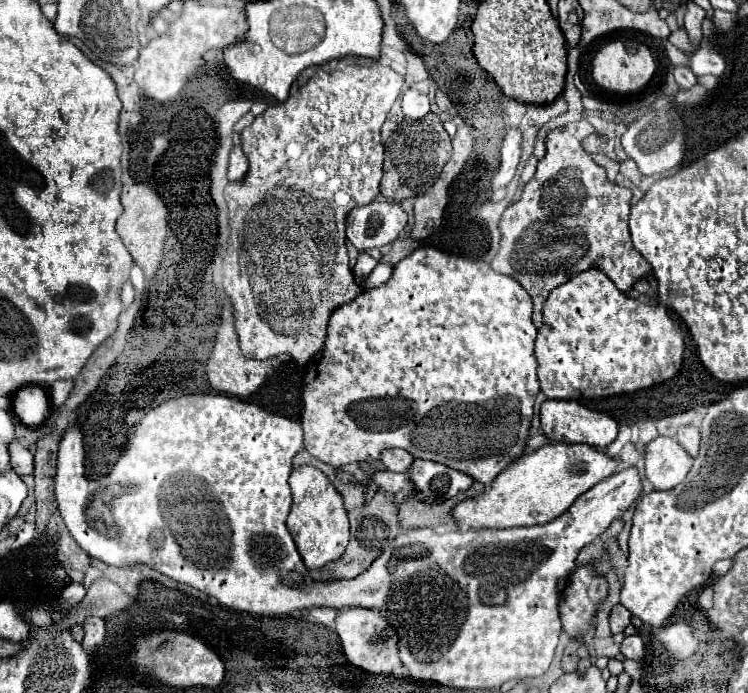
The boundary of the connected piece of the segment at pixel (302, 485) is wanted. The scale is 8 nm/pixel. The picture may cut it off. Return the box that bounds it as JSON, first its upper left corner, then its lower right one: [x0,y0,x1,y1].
[287,467,349,569]

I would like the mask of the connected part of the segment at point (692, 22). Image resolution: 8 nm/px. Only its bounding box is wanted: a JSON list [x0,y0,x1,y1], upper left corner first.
[685,3,705,45]

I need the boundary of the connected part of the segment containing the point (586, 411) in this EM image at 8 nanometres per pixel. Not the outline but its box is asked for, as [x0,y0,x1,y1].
[539,399,619,449]

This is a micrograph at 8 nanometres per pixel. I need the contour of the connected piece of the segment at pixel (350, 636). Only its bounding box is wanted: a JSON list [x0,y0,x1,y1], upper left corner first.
[337,607,401,675]

